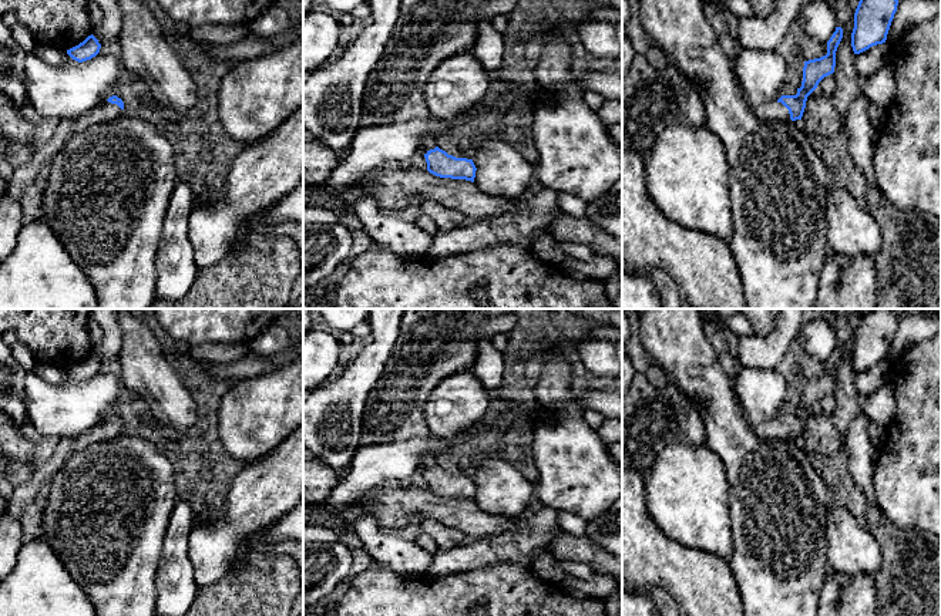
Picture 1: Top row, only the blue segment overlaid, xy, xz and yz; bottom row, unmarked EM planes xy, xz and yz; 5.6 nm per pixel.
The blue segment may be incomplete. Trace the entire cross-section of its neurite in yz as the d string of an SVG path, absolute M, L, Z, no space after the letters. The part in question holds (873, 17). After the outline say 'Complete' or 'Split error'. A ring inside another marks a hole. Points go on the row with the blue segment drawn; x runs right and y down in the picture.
M860 0L854 13L851 47L860 54L883 44L897 11L898 0Z. Complete

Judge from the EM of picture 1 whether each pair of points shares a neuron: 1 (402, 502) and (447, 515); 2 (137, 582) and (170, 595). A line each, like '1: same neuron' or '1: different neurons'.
1: same neuron
2: different neurons

